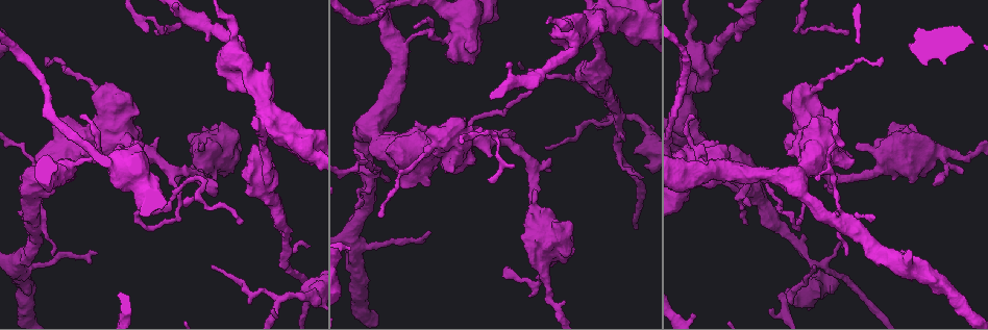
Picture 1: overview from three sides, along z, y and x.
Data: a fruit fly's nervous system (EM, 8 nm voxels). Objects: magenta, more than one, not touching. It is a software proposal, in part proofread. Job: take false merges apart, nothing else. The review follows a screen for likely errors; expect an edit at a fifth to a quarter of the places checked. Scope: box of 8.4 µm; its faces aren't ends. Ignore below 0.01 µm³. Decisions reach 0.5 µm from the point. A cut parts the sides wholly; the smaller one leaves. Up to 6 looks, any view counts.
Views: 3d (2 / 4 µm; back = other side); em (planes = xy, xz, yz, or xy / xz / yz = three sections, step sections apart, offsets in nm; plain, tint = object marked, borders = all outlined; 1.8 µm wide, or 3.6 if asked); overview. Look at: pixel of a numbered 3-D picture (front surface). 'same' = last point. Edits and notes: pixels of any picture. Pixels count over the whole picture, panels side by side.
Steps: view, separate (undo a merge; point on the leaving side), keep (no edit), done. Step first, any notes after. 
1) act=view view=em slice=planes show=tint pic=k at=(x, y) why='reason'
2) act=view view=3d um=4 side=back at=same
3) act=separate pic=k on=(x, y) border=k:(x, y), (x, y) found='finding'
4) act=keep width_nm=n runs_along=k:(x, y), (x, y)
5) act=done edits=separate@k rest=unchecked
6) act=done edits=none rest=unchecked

act=view view=em um=3.6 slice=planes show=tint pic=1 at=(121, 131) why='sudden change in width'

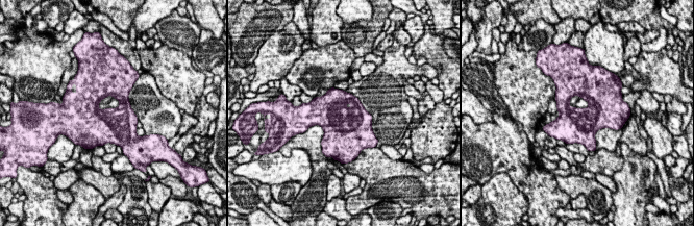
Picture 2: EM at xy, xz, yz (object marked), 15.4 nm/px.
act=keep found='all the same cell'

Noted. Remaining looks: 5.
act=view view=em slice=xy step=16 show=tint pic=1 at=(842, 225) why='sharp bend'

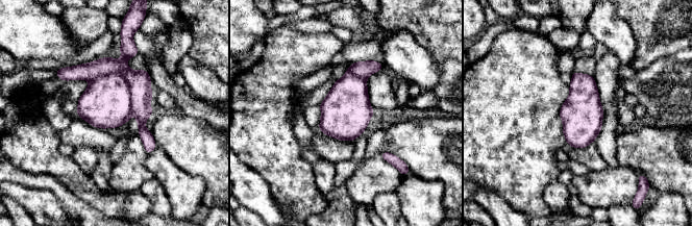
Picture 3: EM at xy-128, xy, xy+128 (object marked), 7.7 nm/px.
act=separate pic=3 on=(141, 93) border=3:(90, 78), (120, 73), (132, 111) found='a second cell is stuck on'

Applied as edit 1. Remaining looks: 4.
act=view view=overview why='see it whole again'

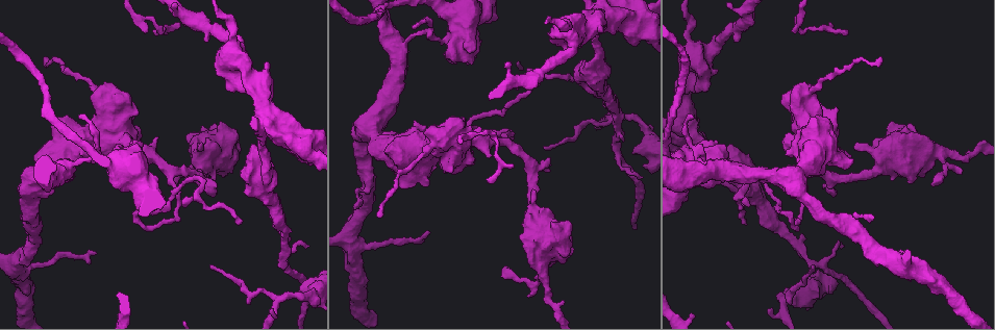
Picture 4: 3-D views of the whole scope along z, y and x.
act=view view=em slice=xy step=8 show=tint pic=4 at=(700, 153) why='branch point'

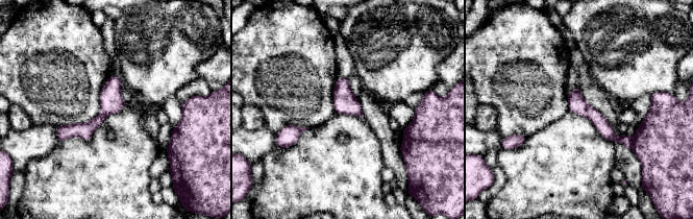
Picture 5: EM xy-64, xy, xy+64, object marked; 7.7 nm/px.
act=separate pic=5 on=(295, 131) border=5:(287, 126), (289, 135), (295, 142) found='two cells meet here'

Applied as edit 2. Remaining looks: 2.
act=done edits=separate@3,separate@5 rest=unchecked

